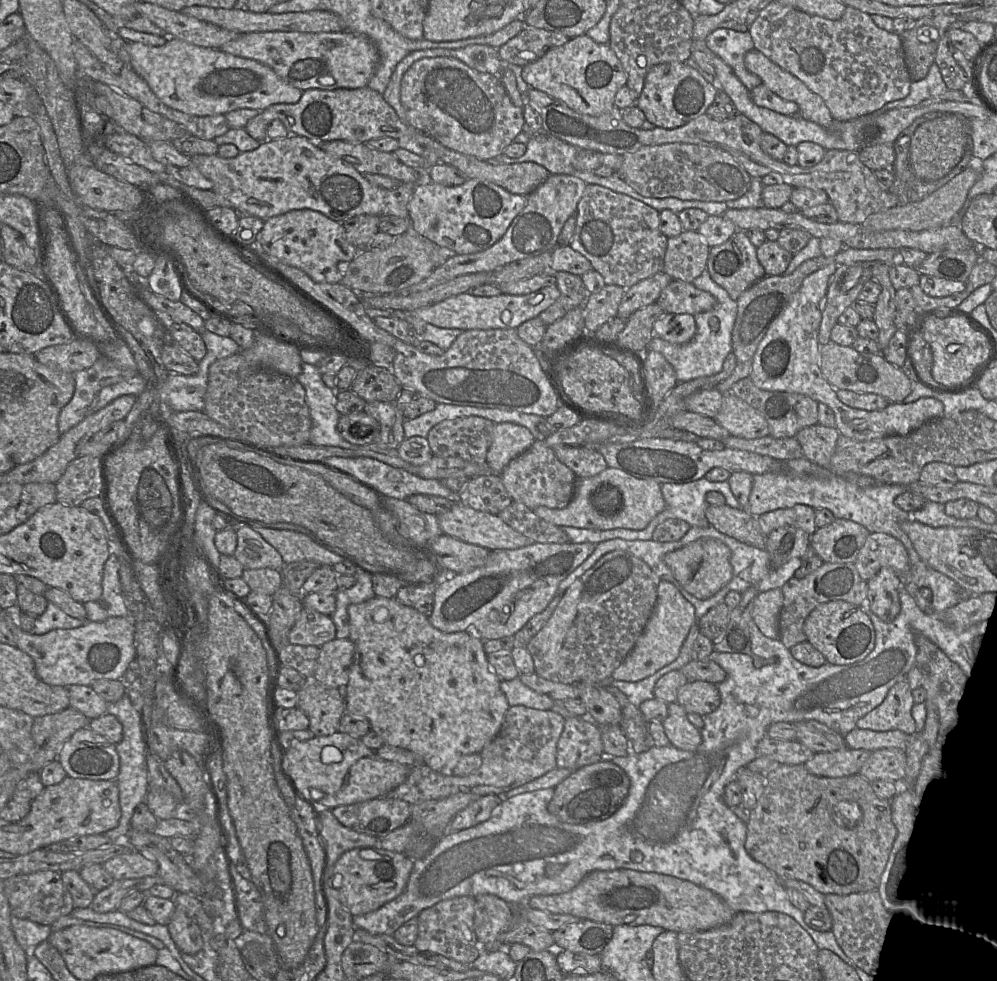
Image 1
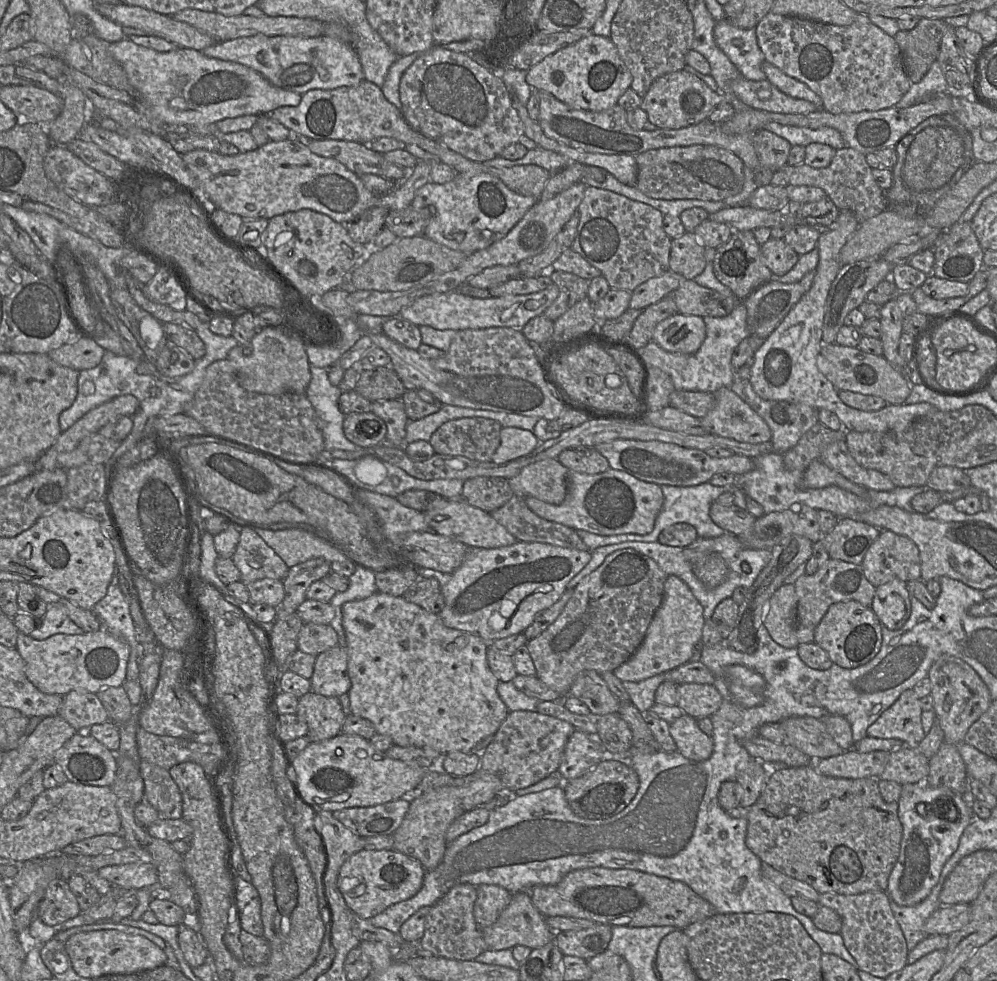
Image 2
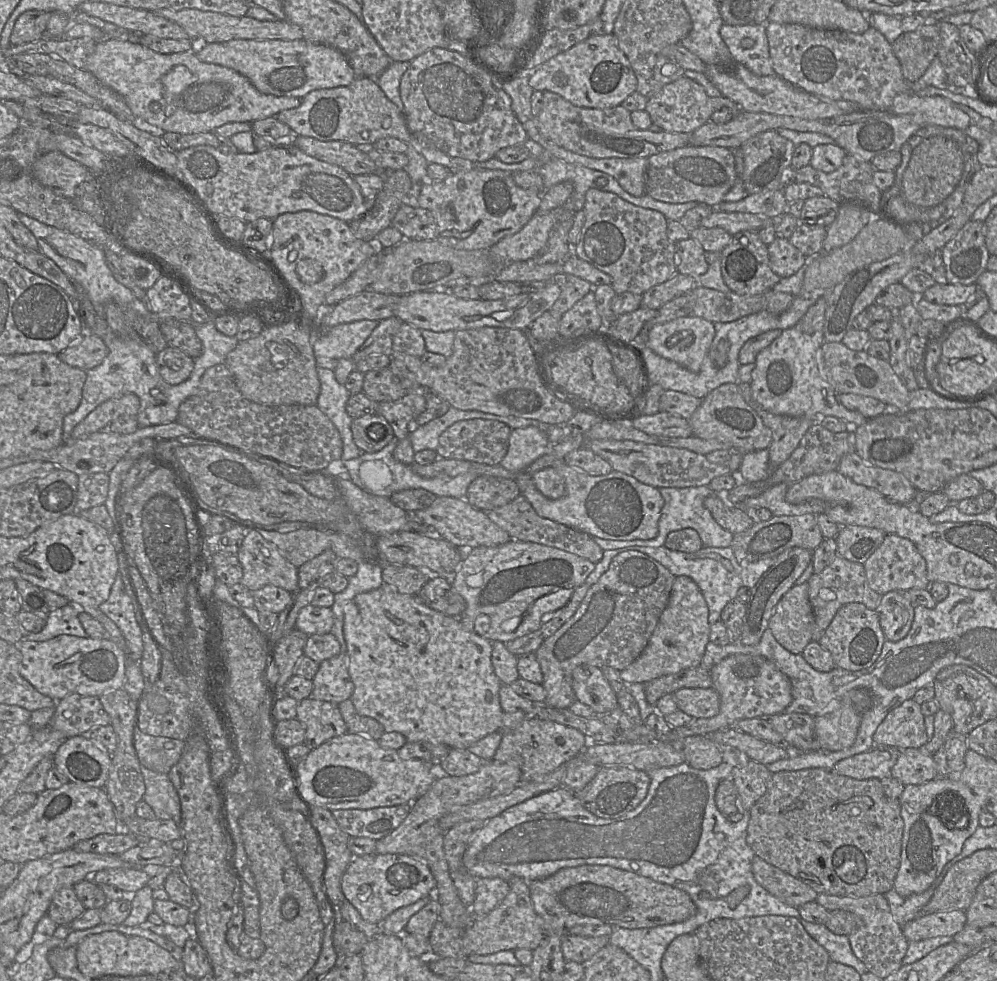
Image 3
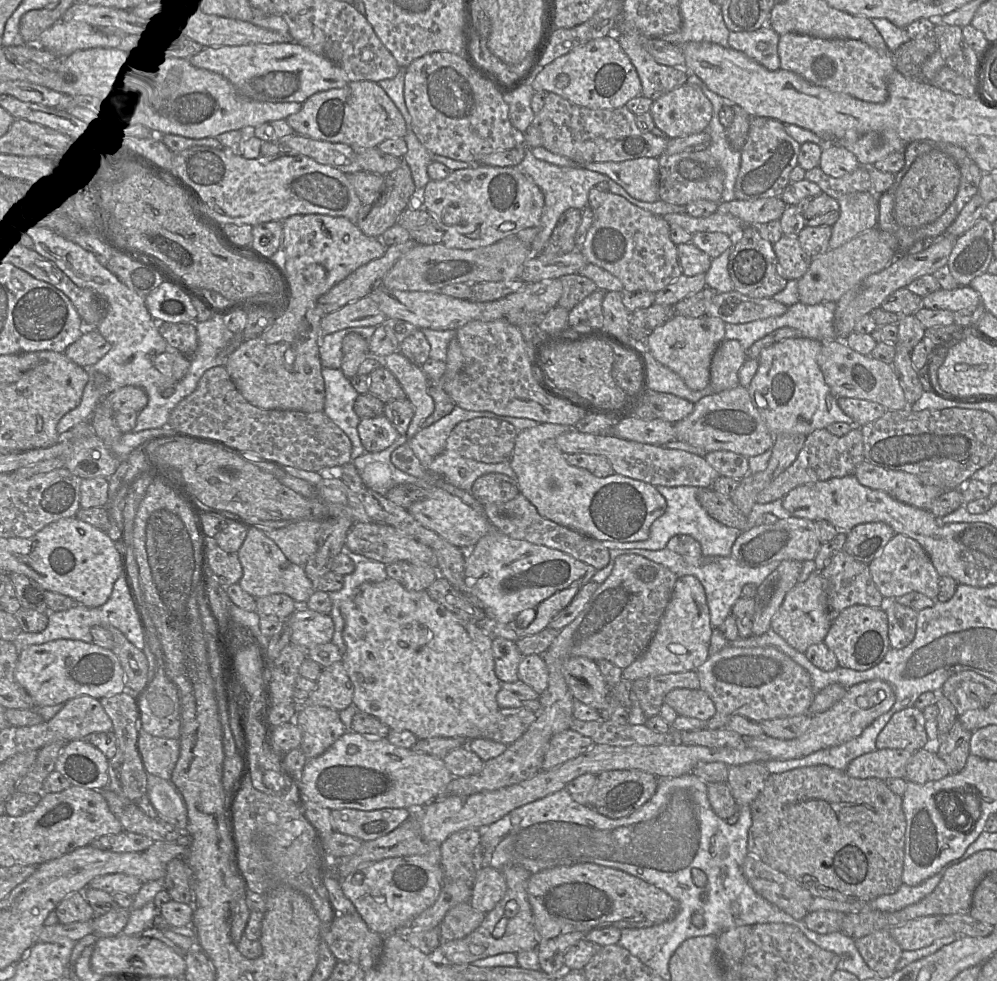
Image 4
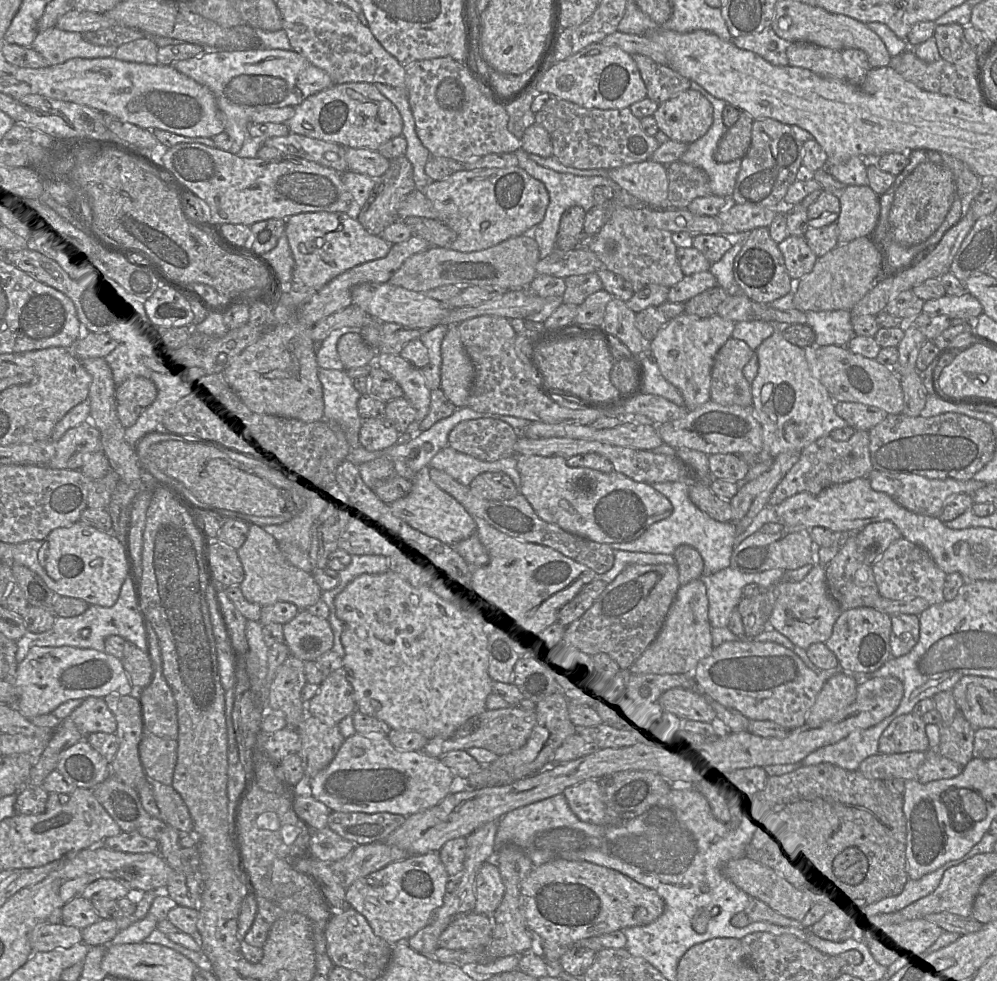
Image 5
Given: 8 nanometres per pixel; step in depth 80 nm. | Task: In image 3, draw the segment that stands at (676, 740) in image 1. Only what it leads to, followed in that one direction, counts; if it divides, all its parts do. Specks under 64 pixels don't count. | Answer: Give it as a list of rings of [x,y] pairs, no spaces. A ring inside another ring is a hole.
[[[708,735],[688,737],[679,745],[685,761],[696,769],[711,769],[717,767],[722,761],[722,749]]]

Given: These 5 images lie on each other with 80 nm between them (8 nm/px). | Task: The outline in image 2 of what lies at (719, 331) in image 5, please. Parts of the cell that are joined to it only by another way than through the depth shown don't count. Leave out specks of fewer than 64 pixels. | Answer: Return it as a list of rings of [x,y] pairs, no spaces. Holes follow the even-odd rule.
[[[677,313],[656,325],[652,340],[669,352],[694,354],[705,338],[703,317]]]

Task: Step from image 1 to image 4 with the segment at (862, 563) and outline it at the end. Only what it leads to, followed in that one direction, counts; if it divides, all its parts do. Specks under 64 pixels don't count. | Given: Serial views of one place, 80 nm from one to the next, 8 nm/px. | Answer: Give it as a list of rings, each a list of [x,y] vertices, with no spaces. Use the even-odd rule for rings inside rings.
[[[895,534],[882,552],[867,565],[876,588],[884,598],[898,598],[910,592],[919,592],[936,600],[940,576],[927,553],[915,540]]]

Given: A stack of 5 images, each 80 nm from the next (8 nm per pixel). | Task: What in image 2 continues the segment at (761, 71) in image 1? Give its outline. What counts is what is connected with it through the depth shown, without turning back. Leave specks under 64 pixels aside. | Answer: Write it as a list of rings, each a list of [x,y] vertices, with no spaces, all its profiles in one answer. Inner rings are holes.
[[[764,61],[761,65],[765,73],[766,80],[781,92],[797,99],[804,99],[815,104],[819,109],[823,109],[822,99],[809,89],[804,83],[786,75],[776,66],[768,61]]]

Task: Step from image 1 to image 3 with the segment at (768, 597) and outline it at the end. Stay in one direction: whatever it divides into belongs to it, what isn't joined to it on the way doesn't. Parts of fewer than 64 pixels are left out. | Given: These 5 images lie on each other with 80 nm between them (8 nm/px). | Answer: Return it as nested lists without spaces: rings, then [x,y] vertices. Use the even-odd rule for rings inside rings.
[[[807,582],[795,584],[783,595],[768,622],[776,641],[794,654],[801,654],[812,641],[813,625]]]

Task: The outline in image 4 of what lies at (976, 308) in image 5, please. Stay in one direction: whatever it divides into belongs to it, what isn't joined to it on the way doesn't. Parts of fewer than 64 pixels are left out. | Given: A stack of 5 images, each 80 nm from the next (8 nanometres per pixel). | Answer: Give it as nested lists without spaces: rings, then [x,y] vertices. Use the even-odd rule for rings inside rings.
[[[959,286],[953,290],[939,290],[922,298],[922,306],[958,312],[981,305],[980,295],[971,286]]]

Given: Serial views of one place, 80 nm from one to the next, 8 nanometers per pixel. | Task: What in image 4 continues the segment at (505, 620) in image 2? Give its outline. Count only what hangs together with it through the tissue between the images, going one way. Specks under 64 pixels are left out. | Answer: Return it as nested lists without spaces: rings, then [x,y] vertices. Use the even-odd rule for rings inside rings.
[[[493,529],[466,553],[464,586],[465,593],[483,603],[486,617],[495,621],[495,629],[491,636],[516,642],[546,628],[552,619],[573,600],[581,587],[592,581],[596,572],[593,566],[560,550],[514,539]]]

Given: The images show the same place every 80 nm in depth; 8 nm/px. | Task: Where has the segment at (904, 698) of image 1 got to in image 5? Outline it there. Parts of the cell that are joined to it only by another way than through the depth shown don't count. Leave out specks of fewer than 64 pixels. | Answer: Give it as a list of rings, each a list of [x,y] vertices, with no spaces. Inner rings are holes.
[[[913,712],[896,717],[879,740],[879,752],[883,754],[926,752],[928,749],[926,723]]]

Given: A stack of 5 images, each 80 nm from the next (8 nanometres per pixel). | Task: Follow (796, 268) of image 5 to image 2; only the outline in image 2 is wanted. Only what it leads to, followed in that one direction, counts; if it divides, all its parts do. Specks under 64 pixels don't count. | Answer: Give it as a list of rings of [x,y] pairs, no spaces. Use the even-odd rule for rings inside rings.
[[[770,238],[761,245],[761,253],[765,265],[771,270],[774,277],[788,273],[800,257],[784,239],[776,238]]]

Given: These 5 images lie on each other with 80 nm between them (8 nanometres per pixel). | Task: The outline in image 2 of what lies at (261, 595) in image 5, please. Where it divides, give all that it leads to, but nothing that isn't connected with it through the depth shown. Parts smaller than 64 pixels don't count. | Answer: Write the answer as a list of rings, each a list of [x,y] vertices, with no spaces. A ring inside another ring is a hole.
[[[243,527],[232,561],[245,584],[264,578],[283,581],[289,567],[275,551],[250,527]]]

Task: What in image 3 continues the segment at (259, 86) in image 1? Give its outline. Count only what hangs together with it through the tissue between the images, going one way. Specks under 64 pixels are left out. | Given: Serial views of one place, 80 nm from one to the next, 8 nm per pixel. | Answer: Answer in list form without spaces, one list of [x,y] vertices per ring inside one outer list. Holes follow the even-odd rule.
[[[124,36],[99,41],[94,51],[87,57],[84,69],[123,96],[136,118],[164,132],[180,134],[213,132],[217,127],[229,122],[254,122],[267,117],[276,117],[282,110],[297,108],[301,104],[300,98],[263,94],[235,70],[200,61],[195,51],[160,54],[139,43],[131,42]]]

